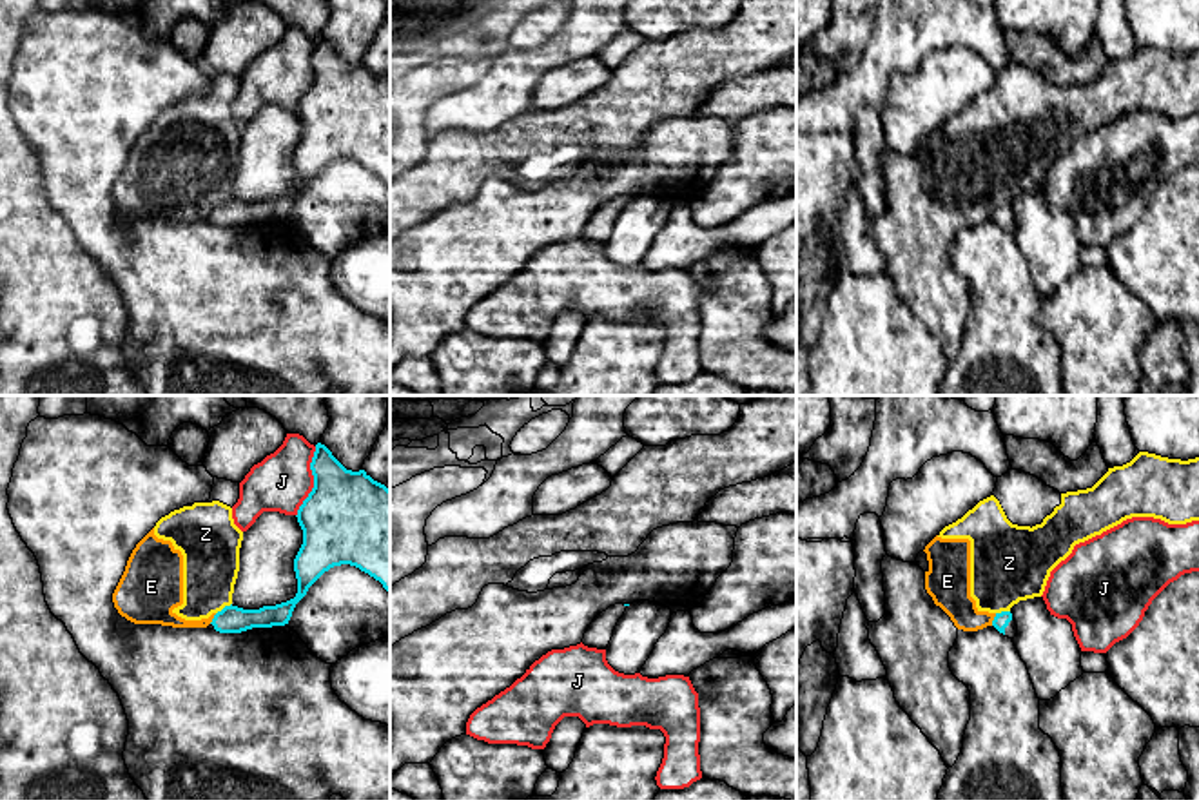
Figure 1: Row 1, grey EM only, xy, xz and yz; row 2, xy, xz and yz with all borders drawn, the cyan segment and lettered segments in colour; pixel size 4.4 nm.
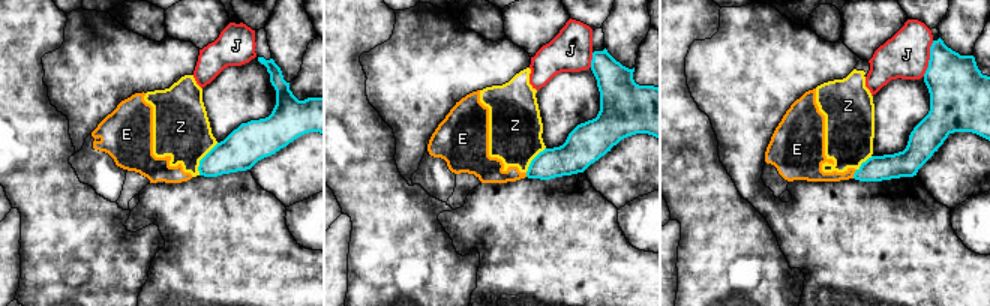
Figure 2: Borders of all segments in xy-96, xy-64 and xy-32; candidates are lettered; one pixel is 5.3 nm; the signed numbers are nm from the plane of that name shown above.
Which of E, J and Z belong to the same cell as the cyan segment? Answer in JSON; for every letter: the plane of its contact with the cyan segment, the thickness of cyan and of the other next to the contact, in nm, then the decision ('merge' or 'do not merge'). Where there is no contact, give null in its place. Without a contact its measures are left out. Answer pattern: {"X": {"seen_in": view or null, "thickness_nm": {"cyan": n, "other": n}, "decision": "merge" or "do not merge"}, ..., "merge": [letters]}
{"E": {"seen_in": "yz", "thickness_nm": {"cyan": 70, "other": 190}, "decision": "do not merge"}, "J": {"seen_in": "xy", "thickness_nm": {"cyan": 400, "other": 260}, "decision": "do not merge"}, "Z": {"seen_in": "xy", "thickness_nm": {"cyan": 120, "other": 260}, "decision": "do not merge"}, "merge": []}

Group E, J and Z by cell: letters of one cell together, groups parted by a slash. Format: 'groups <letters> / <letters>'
groups E Z / J

